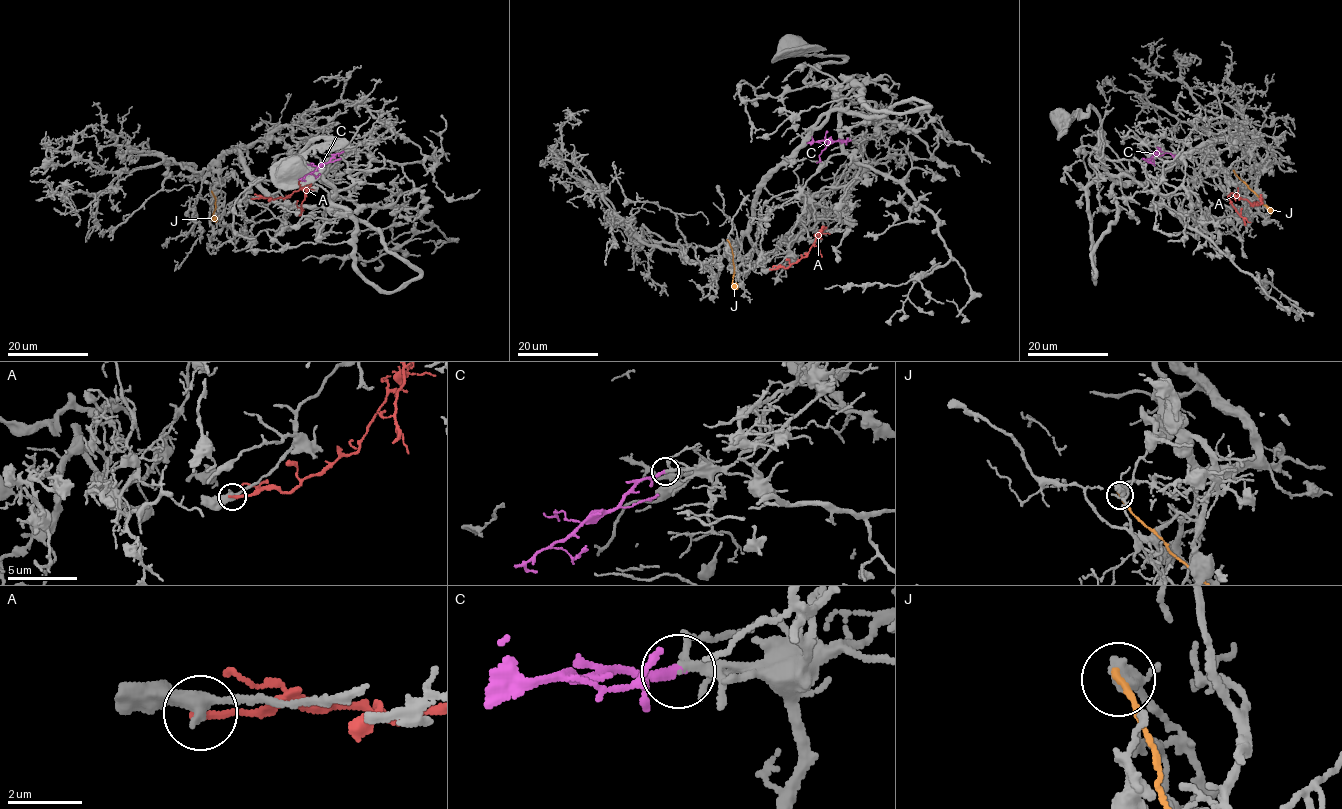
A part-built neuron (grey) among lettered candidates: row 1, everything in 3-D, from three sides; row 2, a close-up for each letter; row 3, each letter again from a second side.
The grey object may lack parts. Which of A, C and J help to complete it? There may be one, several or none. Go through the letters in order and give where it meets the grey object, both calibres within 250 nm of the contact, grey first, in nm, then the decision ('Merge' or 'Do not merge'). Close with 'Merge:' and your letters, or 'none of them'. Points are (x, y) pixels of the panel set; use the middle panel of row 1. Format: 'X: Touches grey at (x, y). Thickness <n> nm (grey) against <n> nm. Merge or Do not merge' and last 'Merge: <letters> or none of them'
A: Touches grey at (770, 269). Thickness 400 nm (grey) against 200 nm. Do not merge
C: Touches grey at (850, 140). Thickness 180 nm (grey) against 240 nm. Merge
J: Touches grey at (727, 241). Thickness 400 nm (grey) against 170 nm. Do not merge
Merge: C

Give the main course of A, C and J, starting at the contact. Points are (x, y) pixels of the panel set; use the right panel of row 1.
A: (1262, 199), (1262, 203), (1253, 206), (1246, 199), (1230, 196), (1237, 213), (1250, 222)
C: (1160, 148), (1154, 153), (1151, 163), (1142, 157)
J: (1234, 171), (1270, 214)

